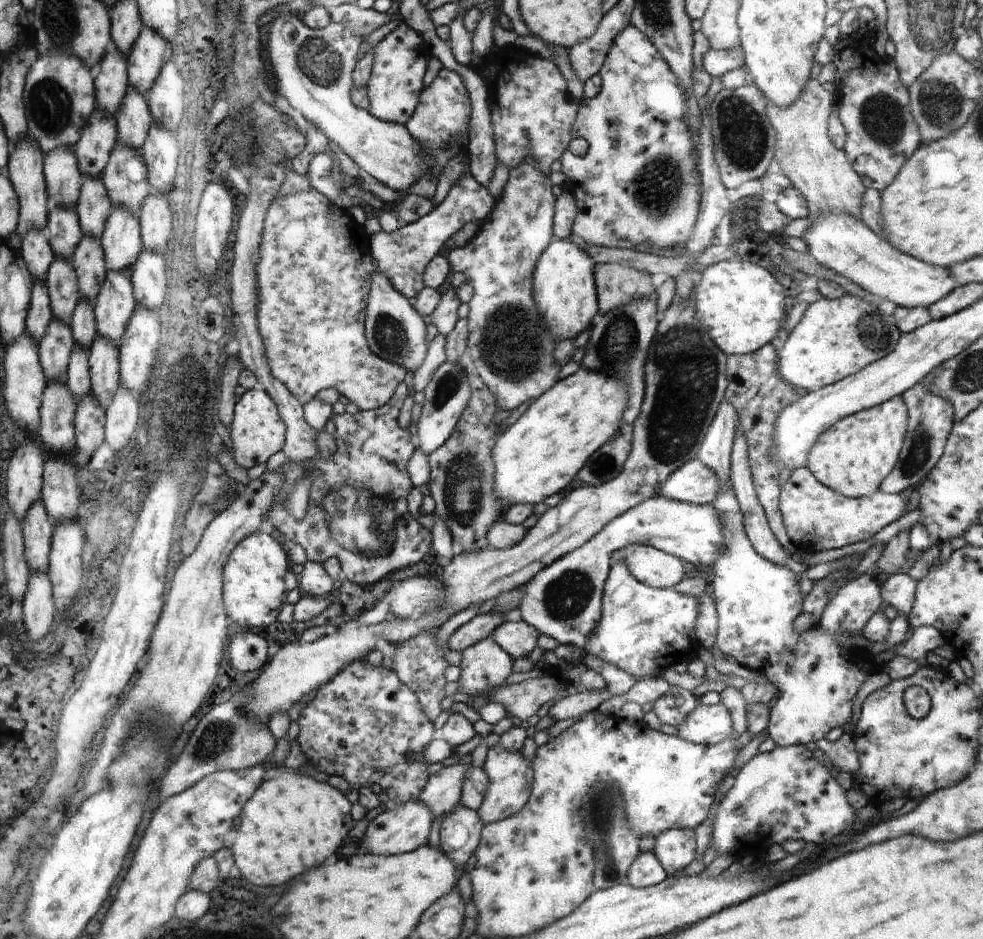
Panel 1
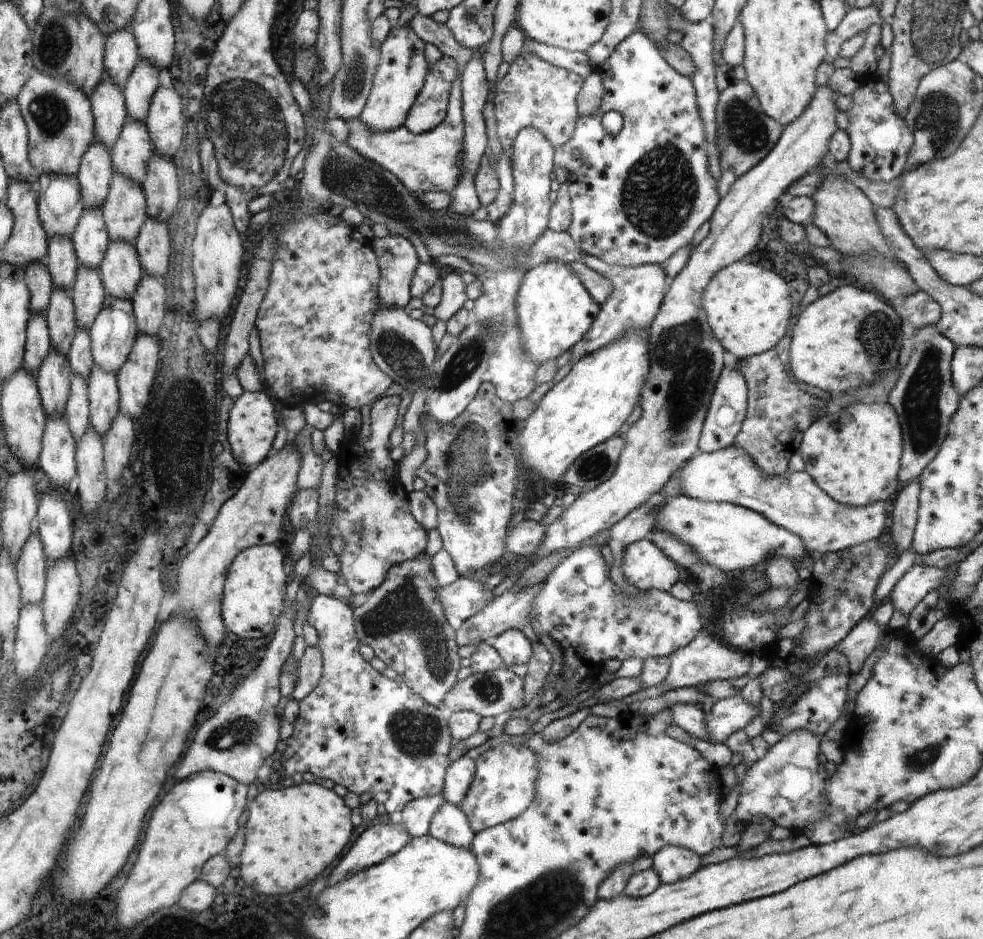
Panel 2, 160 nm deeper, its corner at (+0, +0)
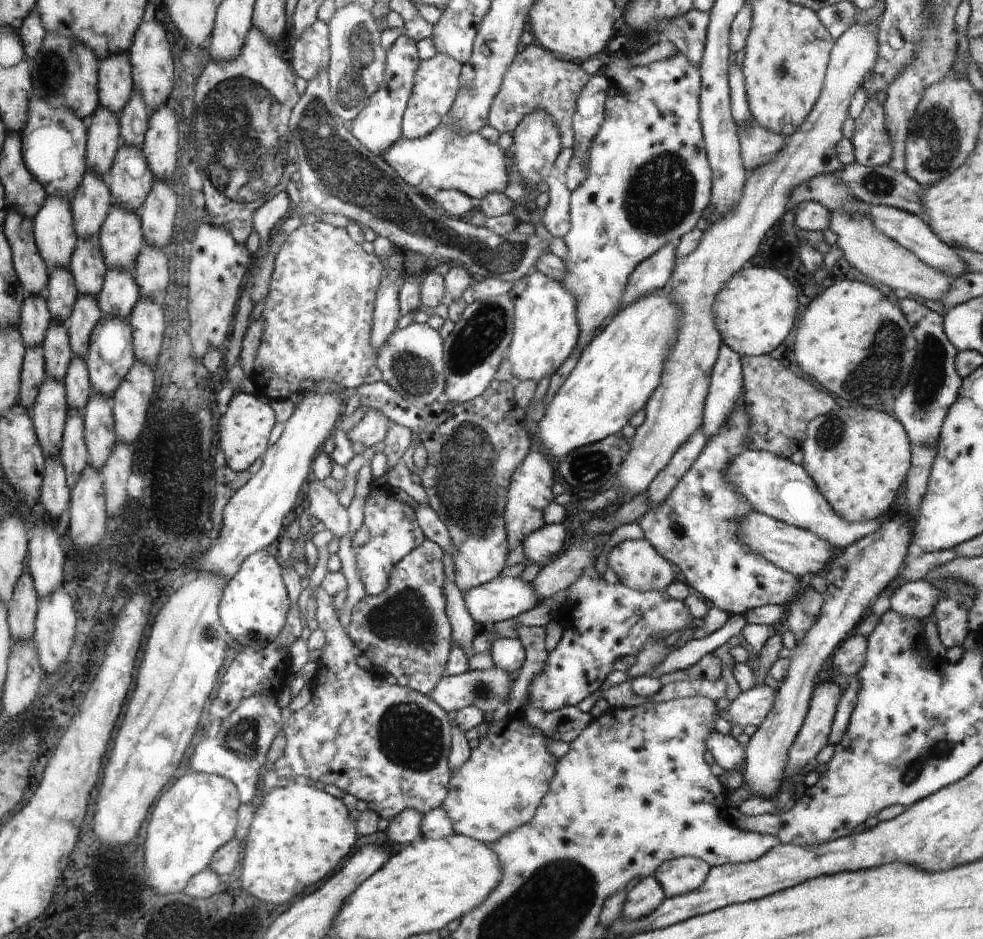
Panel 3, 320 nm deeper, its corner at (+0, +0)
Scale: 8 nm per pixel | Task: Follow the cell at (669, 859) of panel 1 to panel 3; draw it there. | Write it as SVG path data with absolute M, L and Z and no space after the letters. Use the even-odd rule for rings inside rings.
M694 857L670 859L653 877L660 883L666 898L698 891L709 876L712 866Z

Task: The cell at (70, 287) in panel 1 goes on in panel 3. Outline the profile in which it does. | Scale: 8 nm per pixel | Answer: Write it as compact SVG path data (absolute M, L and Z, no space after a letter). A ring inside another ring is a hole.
M52 321L42 346L44 366L50 379L64 382L73 352L69 343L70 337L62 323Z

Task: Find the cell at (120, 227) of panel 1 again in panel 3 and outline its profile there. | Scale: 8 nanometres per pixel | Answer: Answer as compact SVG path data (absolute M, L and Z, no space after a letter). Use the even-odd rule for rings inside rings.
M112 269L107 272L104 283L105 286L96 296L101 312L108 318L129 319L142 297L132 273Z

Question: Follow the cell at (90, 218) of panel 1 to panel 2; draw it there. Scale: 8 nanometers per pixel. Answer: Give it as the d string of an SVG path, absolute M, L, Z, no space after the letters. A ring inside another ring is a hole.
M101 208L85 209L72 236L80 267L98 270L105 260L110 240Z

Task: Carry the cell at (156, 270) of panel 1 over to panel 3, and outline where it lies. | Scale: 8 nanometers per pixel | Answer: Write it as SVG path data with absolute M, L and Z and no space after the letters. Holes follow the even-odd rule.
M141 297L129 318L134 352L137 361L152 367L160 354L165 333L164 312L161 301Z

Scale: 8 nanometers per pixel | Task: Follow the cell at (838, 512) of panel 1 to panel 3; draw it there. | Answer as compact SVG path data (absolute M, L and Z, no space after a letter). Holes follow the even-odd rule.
M753 448L741 452L731 462L728 476L737 486L737 491L751 502L756 512L813 532L836 550L841 550L867 534L878 531L881 526L877 519L859 523L845 521L833 511L802 464L796 464L792 459L773 452L757 451Z

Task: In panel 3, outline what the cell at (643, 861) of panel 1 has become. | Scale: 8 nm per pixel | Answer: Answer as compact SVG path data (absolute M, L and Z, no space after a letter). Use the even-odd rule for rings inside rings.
M654 877L640 881L628 892L621 914L622 921L637 921L654 913L666 898L660 883Z

